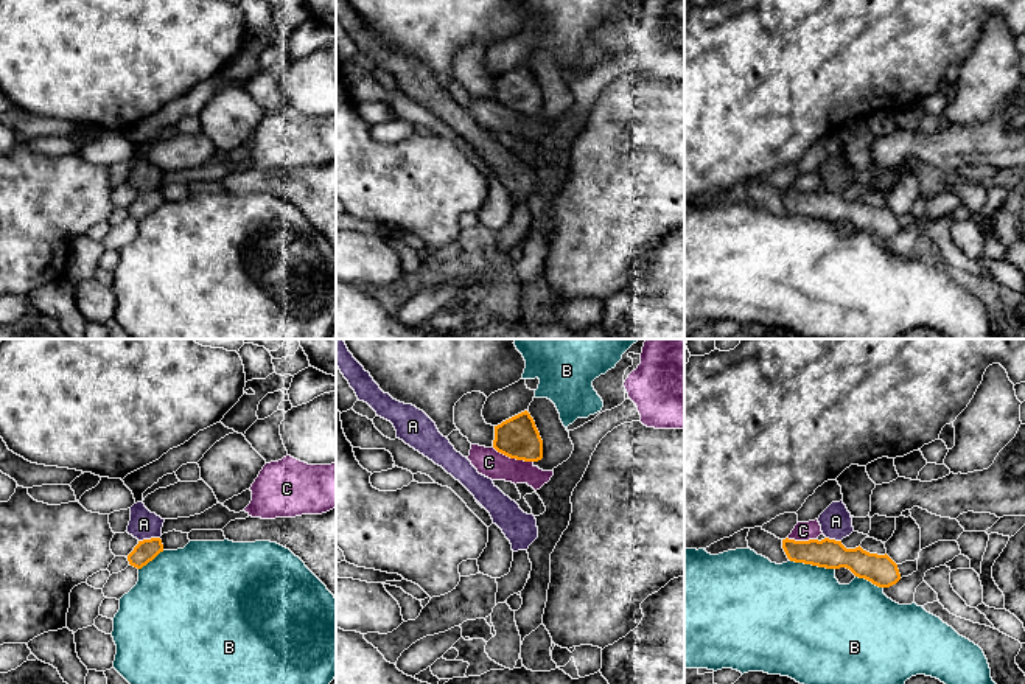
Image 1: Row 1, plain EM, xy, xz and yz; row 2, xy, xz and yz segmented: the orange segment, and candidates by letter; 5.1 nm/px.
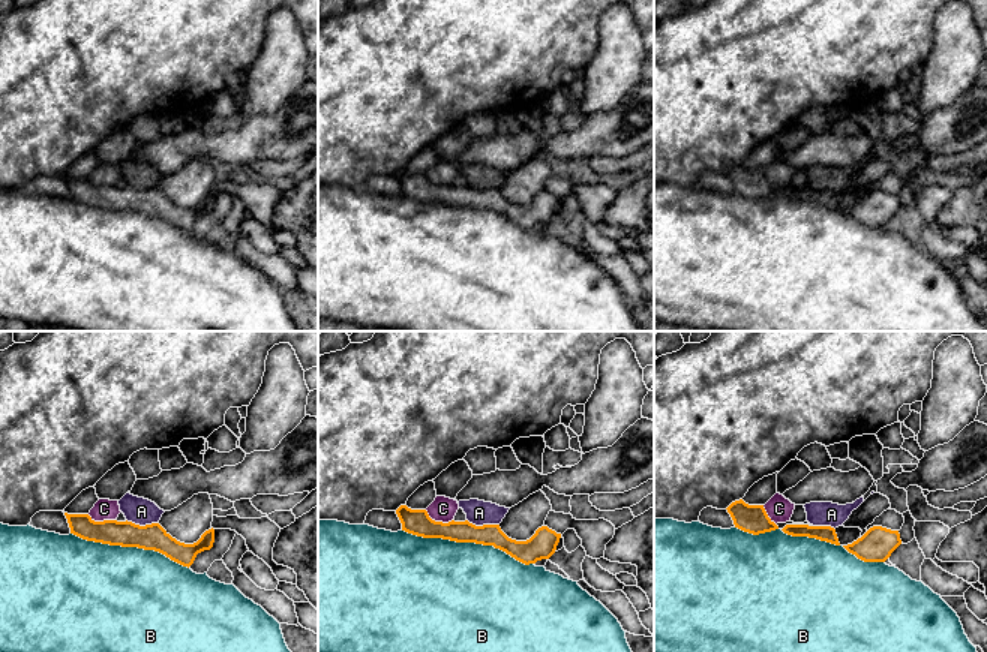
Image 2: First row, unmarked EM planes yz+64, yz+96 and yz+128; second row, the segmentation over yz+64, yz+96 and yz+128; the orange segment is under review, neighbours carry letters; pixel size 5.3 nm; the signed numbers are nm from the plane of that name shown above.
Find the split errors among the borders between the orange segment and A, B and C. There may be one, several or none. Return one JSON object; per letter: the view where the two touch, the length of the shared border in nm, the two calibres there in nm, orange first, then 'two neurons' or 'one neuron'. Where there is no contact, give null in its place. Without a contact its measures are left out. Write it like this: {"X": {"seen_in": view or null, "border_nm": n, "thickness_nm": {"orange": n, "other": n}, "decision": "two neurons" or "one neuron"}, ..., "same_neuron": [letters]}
{"A": {"seen_in": "xy", "border_nm": 110, "thickness_nm": {"orange": 110, "other": 150}, "decision": "two neurons"}, "B": {"seen_in": "yz", "border_nm": 240, "thickness_nm": {"orange": 150, "other": 500}, "decision": "two neurons"}, "C": {"seen_in": "xz", "border_nm": 220, "thickness_nm": {"orange": 220, "other": 150}, "decision": "two neurons"}, "same_neuron": []}

